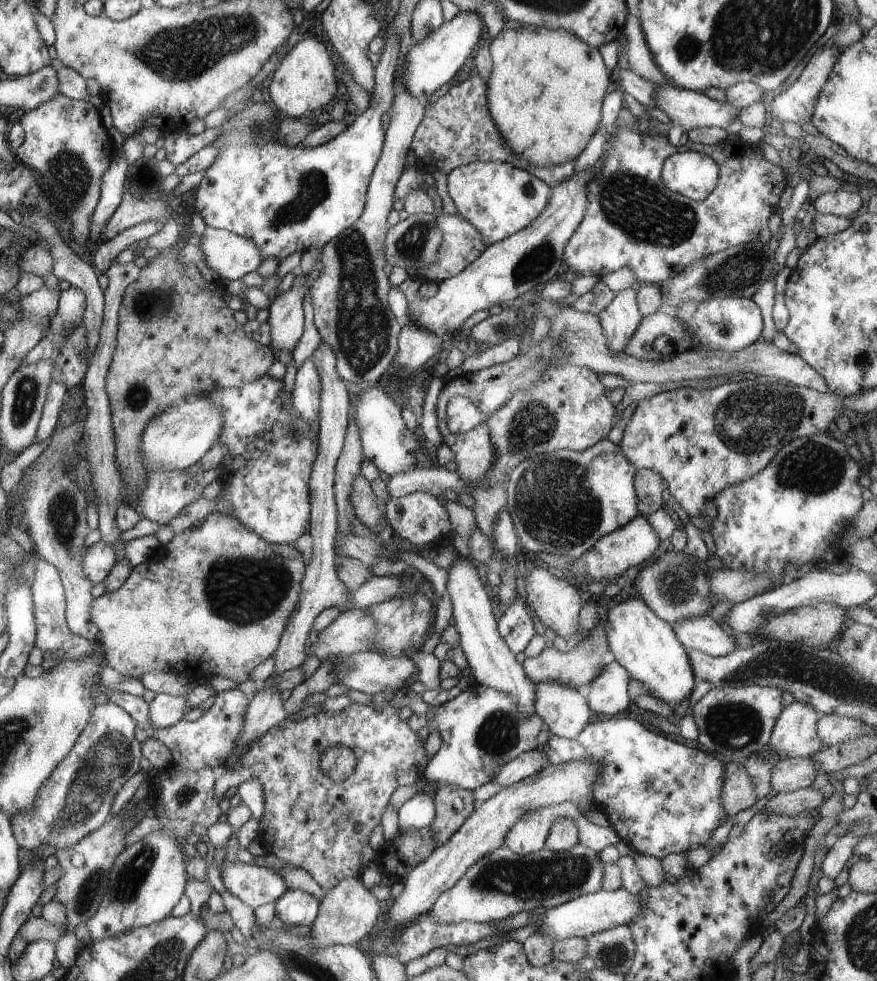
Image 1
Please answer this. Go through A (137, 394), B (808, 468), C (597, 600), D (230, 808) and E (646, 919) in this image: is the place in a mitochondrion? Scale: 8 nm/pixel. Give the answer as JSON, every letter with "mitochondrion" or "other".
{"A":"mitochondrion","B":"mitochondrion","C":"other","D":"other","E":"other"}

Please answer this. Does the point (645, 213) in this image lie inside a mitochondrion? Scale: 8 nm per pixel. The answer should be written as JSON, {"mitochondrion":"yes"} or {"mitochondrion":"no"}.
{"mitochondrion":"yes"}

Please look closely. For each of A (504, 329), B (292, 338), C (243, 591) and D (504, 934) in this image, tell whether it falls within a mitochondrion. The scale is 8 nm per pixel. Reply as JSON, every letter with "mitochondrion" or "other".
{"A":"mitochondrion","B":"other","C":"mitochondrion","D":"other"}

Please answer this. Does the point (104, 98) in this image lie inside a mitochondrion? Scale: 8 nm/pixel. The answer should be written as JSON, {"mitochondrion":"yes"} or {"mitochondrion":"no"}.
{"mitochondrion":"no"}

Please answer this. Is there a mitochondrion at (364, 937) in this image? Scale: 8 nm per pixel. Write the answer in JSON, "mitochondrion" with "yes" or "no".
{"mitochondrion":"no"}

